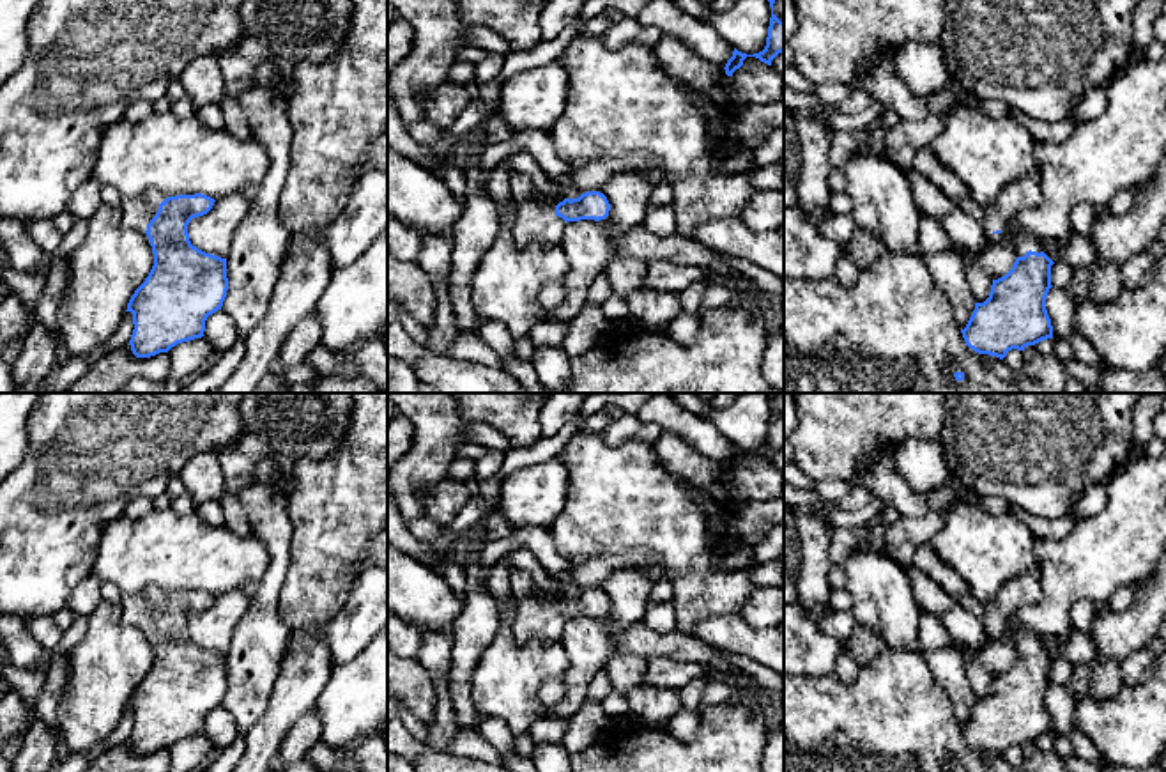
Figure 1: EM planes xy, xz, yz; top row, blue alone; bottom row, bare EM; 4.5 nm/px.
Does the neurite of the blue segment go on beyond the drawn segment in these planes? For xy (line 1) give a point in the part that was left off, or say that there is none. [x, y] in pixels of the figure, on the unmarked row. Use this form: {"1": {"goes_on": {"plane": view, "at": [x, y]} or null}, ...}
{"1": {"goes_on": {"plane": "xy", "at": [137, 609]}}}

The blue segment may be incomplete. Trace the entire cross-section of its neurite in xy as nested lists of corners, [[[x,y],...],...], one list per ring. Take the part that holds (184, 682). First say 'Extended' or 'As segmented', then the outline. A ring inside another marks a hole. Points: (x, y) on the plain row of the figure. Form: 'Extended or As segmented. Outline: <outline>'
Extended. Outline: [[[202,590],[168,593],[161,600],[156,593],[122,595],[122,625],[145,629],[154,650],[154,662],[126,706],[133,710],[129,742],[136,754],[150,754],[177,740],[202,735],[207,714],[221,706],[228,687],[226,655],[198,646],[188,630],[189,618],[207,611],[214,598]]]

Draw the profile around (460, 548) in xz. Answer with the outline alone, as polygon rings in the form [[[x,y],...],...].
[[[476,526],[465,529],[458,537],[455,537],[449,542],[449,549],[446,552],[446,556],[453,556],[464,570],[465,570],[469,560],[471,560],[471,554],[472,554],[471,535],[472,535],[474,528]]]

